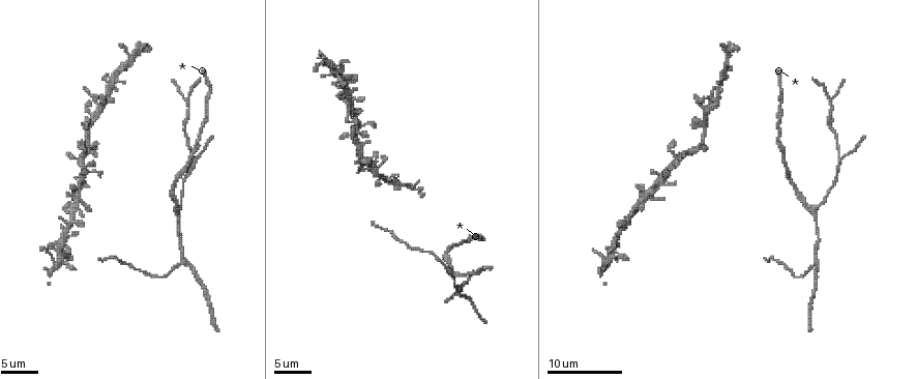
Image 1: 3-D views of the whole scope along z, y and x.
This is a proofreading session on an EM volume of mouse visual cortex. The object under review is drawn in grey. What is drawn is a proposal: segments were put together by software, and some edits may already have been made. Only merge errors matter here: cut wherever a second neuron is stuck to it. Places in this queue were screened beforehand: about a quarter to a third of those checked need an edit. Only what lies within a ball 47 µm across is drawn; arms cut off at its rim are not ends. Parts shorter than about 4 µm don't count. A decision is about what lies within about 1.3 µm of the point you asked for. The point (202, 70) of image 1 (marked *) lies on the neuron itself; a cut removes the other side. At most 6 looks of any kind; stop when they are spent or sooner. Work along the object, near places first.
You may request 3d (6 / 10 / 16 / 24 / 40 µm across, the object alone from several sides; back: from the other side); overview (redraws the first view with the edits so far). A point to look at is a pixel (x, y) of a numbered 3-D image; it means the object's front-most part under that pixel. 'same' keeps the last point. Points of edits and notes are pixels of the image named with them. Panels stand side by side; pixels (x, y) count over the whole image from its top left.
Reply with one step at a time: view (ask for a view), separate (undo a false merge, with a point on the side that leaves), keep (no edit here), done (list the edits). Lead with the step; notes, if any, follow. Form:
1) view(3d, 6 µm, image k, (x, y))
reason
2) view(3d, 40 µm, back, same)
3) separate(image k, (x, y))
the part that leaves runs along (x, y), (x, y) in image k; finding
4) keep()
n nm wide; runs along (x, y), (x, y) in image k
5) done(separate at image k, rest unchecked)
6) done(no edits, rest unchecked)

view(3d, 6 µm, image 1, (470, 298))
a fork

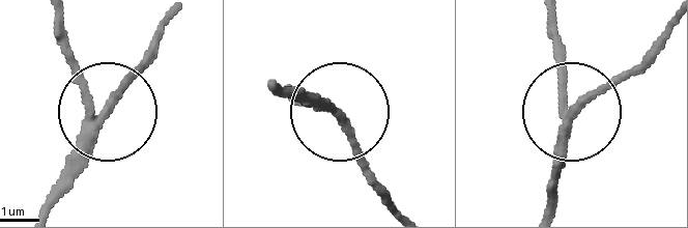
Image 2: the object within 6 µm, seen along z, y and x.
keep()
3 arms; runs along (545, 208), (565, 119), (657, 43) in image 2; continuous, no second neuron

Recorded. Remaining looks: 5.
view(3d, 10 µm, image 1, (817, 210))
thin arm on a thick one

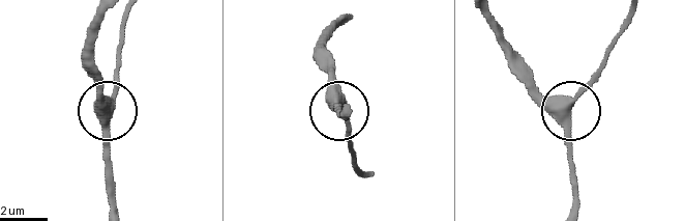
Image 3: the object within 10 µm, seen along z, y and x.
keep()
410 nm wide; runs along (341, 20), (324, 39), (324, 67), (348, 127), (348, 148) in image 3; continuous, no second neuron

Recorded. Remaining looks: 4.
view(3d, 10 µm, image 1, (182, 261))
branch point

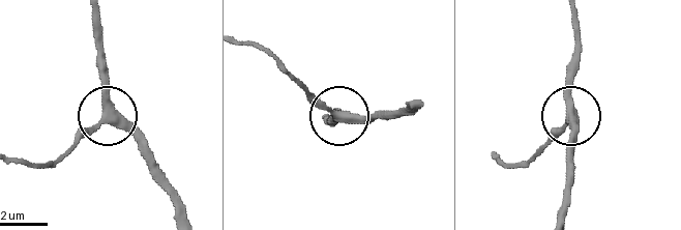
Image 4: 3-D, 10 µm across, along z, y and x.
view(3d, 10 µm, back, image 4, (104, 120))

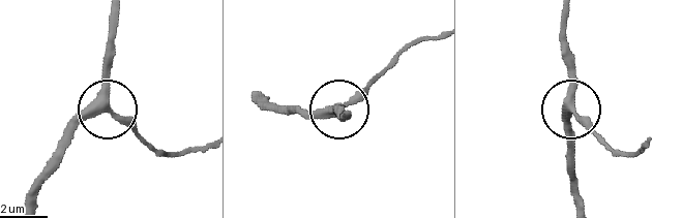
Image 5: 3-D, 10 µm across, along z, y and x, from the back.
keep()
330 nm wide; runs along (569, 11), (563, 59), (569, 76), (569, 146) in image 5; continuous, no second neuron

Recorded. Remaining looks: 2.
done(no edits, rest unchecked)

